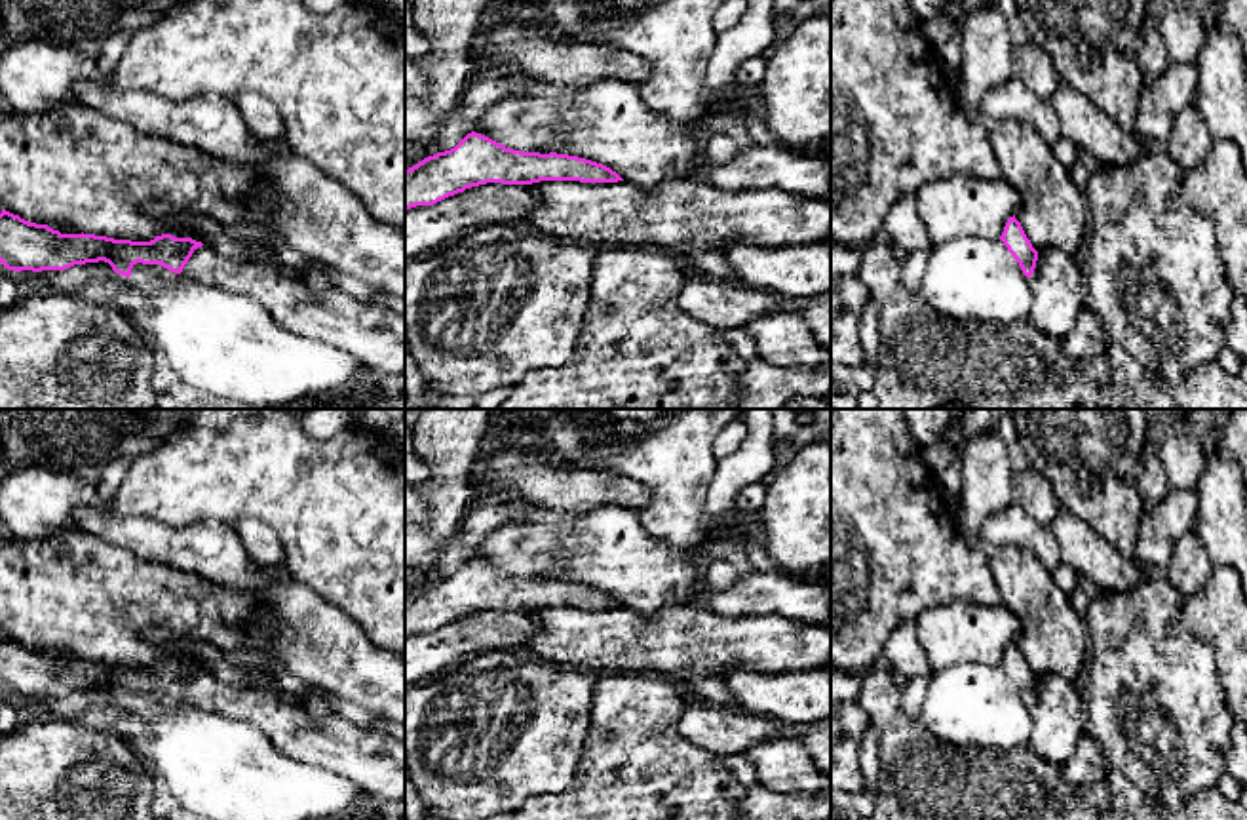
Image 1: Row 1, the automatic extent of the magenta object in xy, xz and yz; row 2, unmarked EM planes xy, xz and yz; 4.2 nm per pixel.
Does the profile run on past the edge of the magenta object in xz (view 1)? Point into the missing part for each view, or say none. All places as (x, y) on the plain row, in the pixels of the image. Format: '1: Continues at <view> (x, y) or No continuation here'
1: No continuation here

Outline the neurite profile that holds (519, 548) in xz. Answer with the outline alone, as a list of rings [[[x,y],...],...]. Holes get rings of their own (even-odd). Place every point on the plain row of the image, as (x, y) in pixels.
[[[509,519],[483,538],[475,559],[506,575],[549,580],[553,567],[566,559],[566,544],[551,529]]]

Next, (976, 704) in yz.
[[[952,664],[933,672],[920,719],[945,744],[1011,750],[1030,742],[1034,721],[1002,666]]]

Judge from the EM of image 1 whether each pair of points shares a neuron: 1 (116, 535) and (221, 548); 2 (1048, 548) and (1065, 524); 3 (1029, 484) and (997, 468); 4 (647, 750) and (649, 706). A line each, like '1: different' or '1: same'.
1: same
2: different
3: different
4: same

